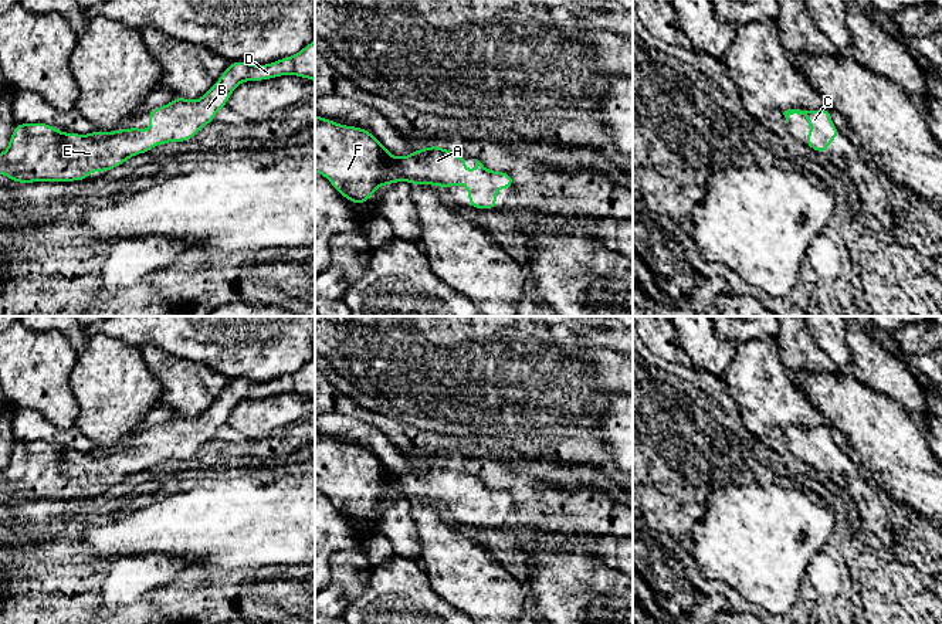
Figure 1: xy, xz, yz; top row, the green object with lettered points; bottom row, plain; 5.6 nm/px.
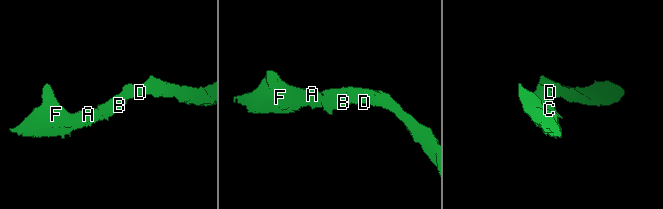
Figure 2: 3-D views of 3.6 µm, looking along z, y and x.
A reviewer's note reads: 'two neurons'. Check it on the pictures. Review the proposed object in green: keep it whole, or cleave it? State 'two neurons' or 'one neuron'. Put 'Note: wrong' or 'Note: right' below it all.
one neuron
Note: wrong

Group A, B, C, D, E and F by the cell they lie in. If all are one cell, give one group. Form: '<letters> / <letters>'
A B C D E F

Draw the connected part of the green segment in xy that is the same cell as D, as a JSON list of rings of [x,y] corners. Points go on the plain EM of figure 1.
[[[315,357],[292,374],[254,383],[230,380],[201,416],[176,414],[165,424],[146,430],[150,447],[138,444],[89,452],[60,450],[43,440],[16,442],[7,467],[0,472],[0,492],[13,501],[88,498],[91,489],[109,489],[135,472],[153,469],[153,462],[187,459],[214,438],[231,410],[244,399],[265,399],[298,393],[315,400]]]

